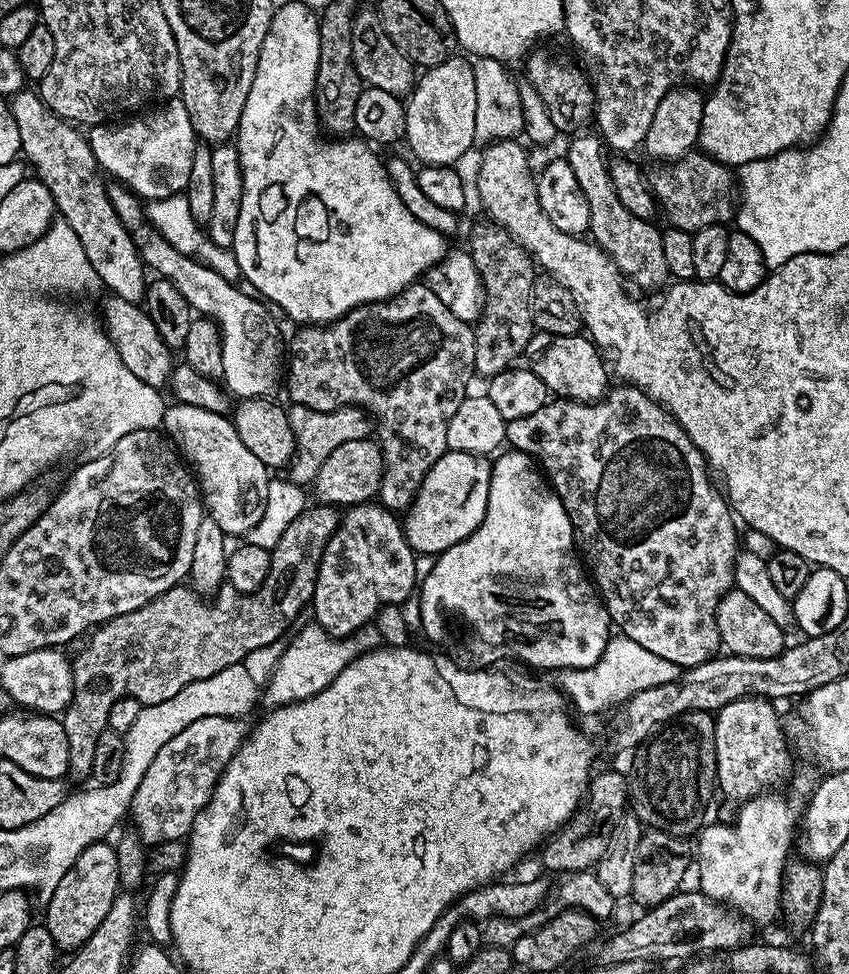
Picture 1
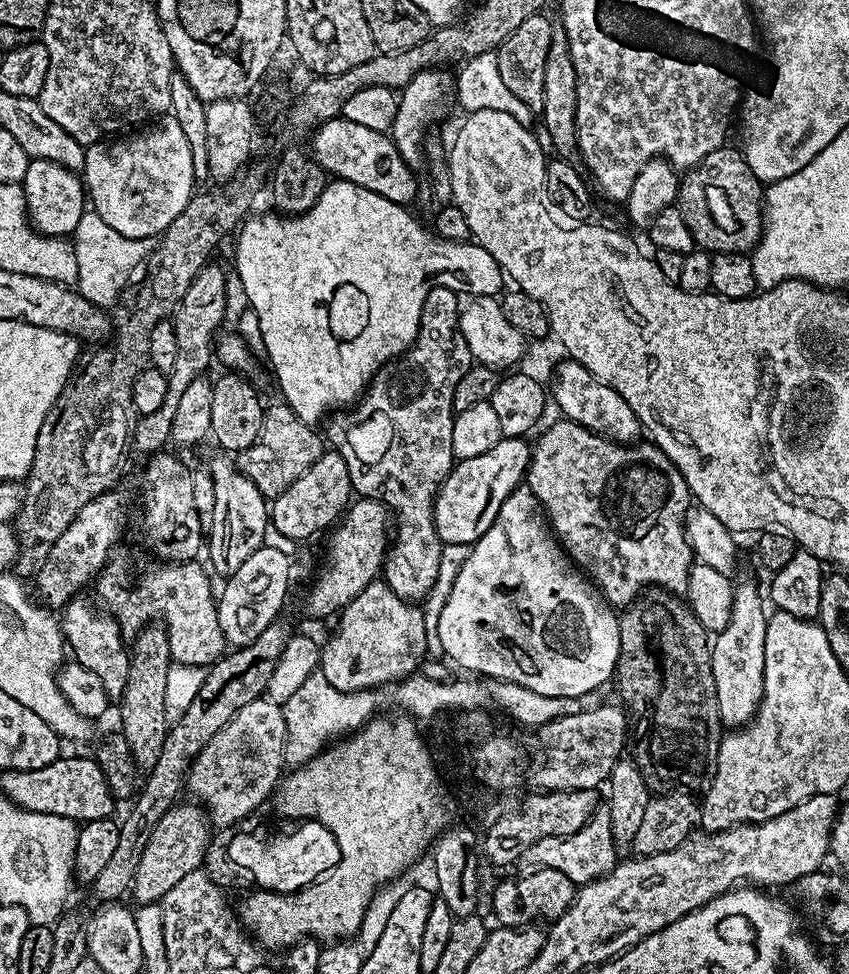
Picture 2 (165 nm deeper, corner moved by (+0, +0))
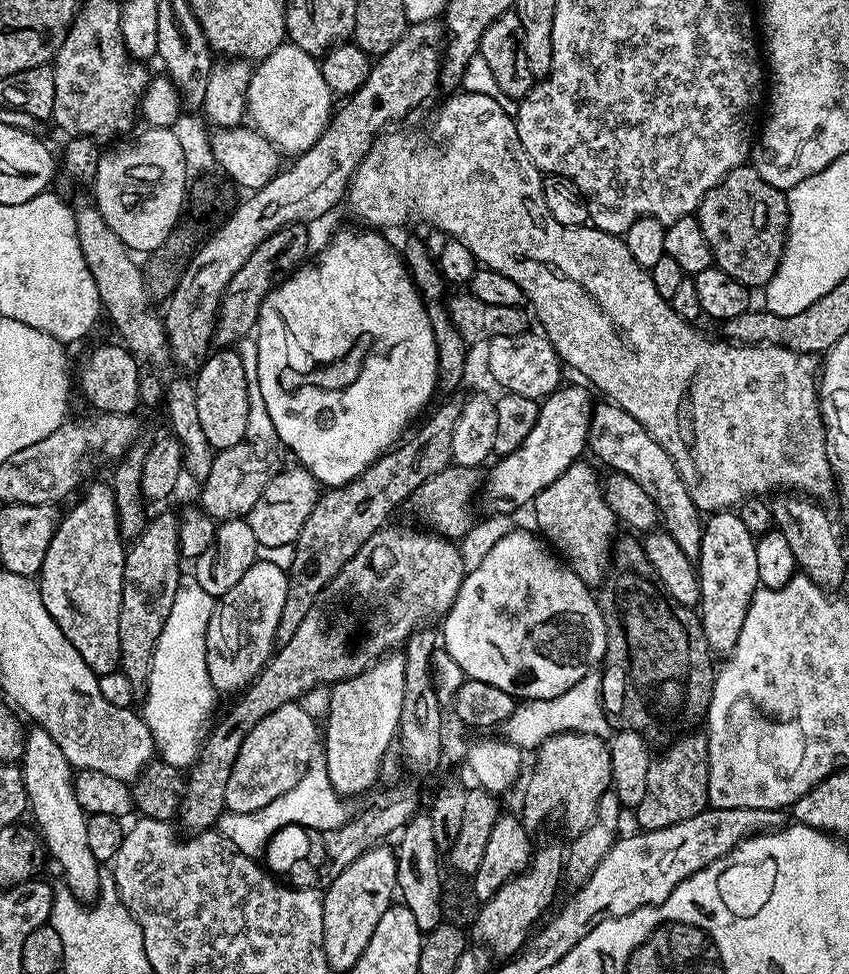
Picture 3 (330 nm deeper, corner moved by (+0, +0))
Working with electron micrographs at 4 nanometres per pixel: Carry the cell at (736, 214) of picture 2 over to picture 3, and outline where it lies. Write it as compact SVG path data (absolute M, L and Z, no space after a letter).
M755 166L735 168L730 174L726 174L726 178L722 178L722 182L718 182L718 186L714 186L714 190L710 190L702 198L694 215L702 226L706 242L710 242L715 267L730 274L730 278L738 278L738 282L742 282L750 290L763 289L770 278L774 278L788 241L788 198L781 189L770 186L770 182L766 182L766 178L758 174Z

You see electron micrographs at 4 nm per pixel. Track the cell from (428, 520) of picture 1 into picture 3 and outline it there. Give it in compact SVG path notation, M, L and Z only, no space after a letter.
M572 384L561 386L540 404L538 422L534 422L534 430L526 434L526 442L518 446L509 456L501 456L495 462L482 484L482 496L488 499L489 509L497 513L515 513L515 508L531 505L532 499L550 482L558 478L571 464L585 455L588 443L588 423L594 407L593 393L587 387L579 388Z

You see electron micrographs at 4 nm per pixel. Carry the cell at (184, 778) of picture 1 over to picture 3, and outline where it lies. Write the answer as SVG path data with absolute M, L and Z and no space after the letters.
M299 703L278 706L274 714L262 718L250 734L246 734L246 742L242 742L242 750L238 750L238 762L234 762L234 771L230 773L230 782L226 782L226 802L225 809L238 814L250 814L262 810L274 798L286 794L313 767L315 756L318 756L318 724L317 721L306 714L306 710L300 708Z

